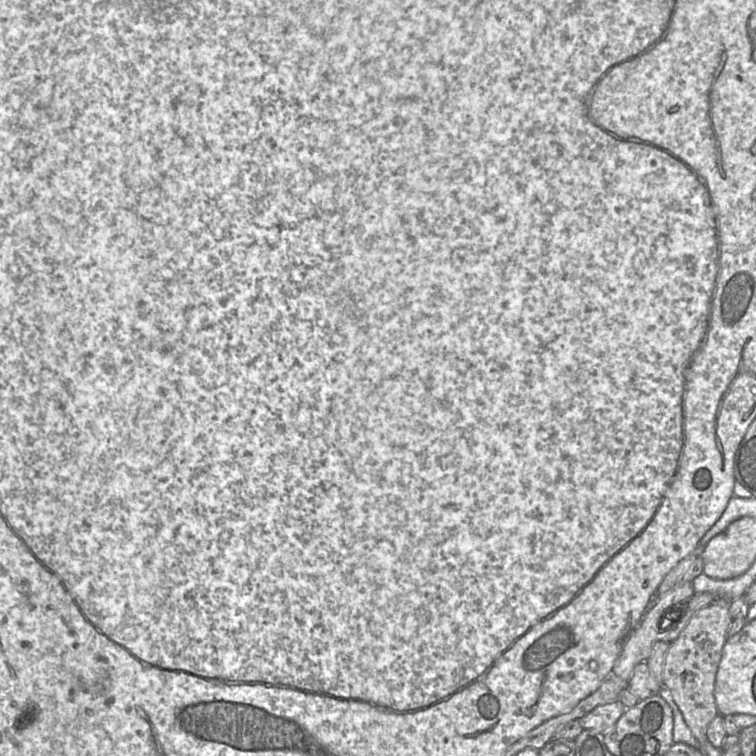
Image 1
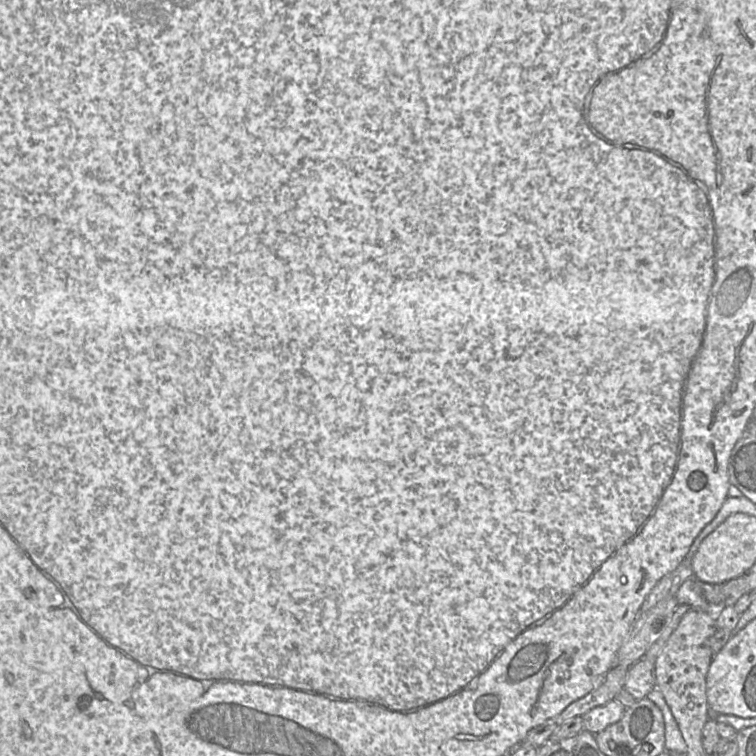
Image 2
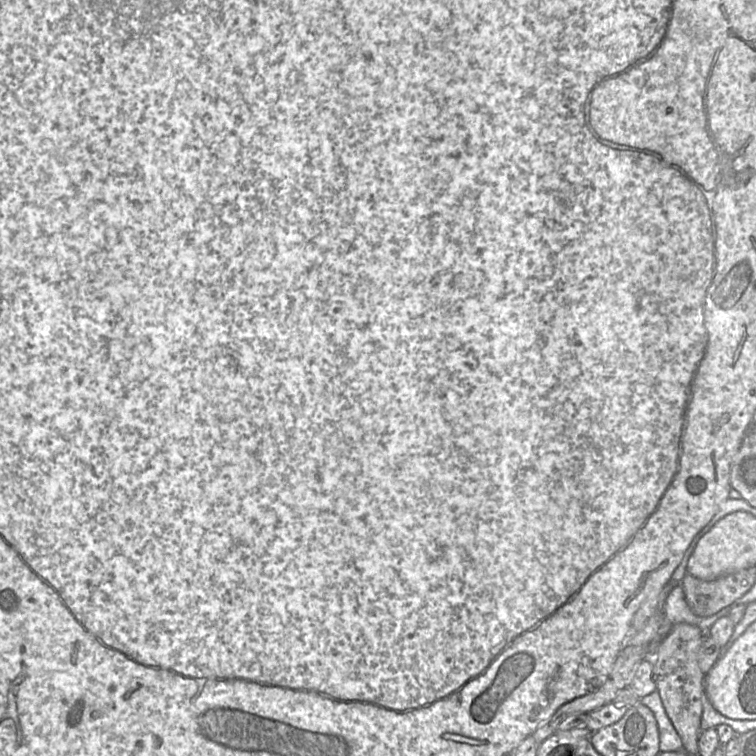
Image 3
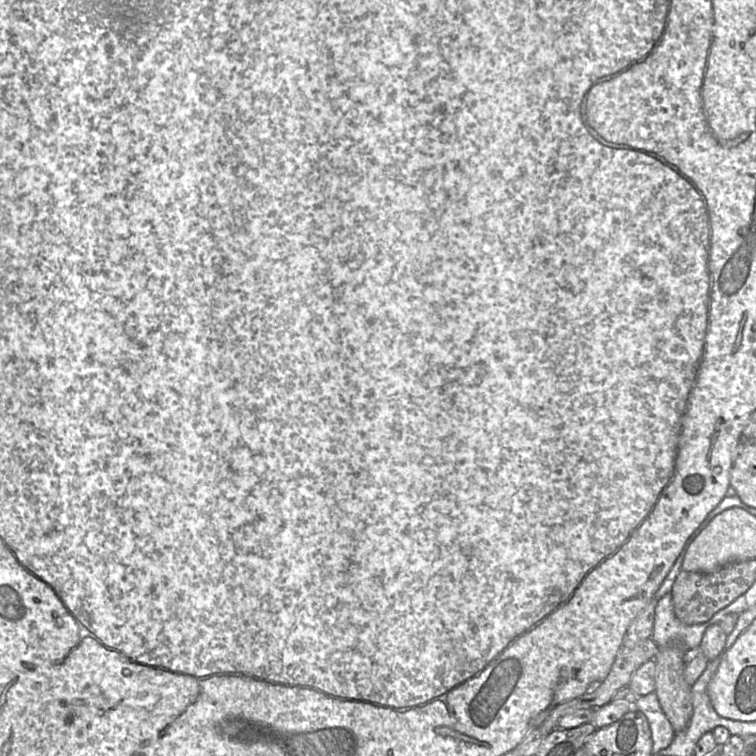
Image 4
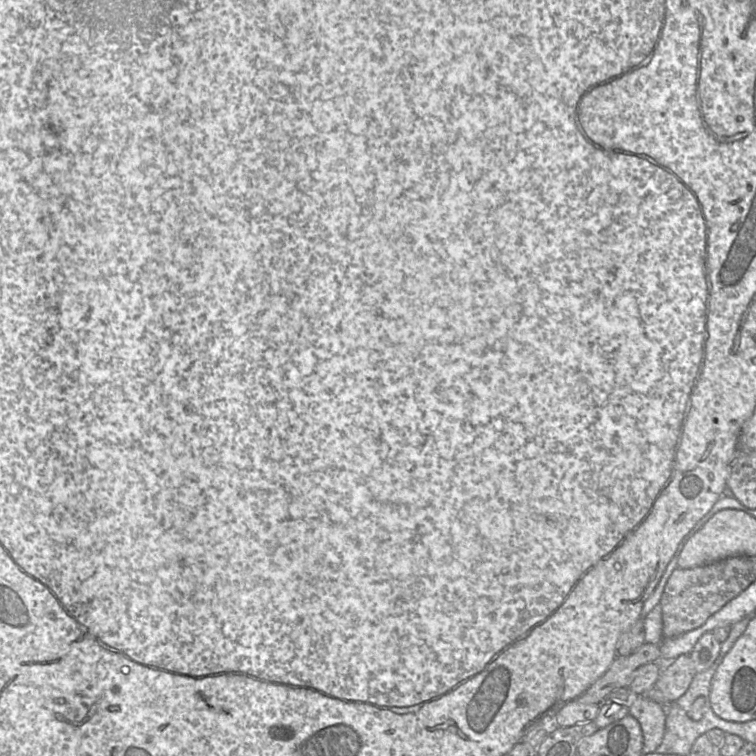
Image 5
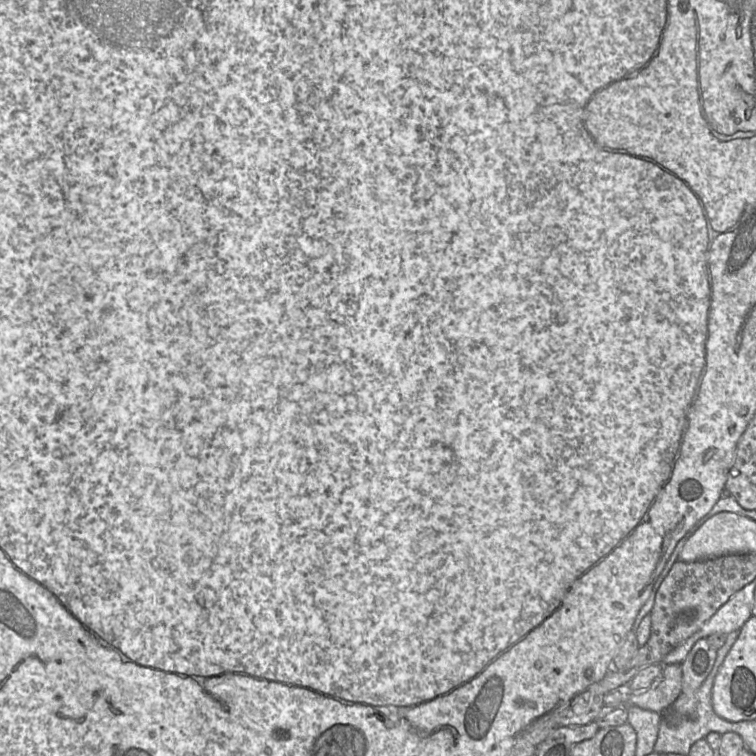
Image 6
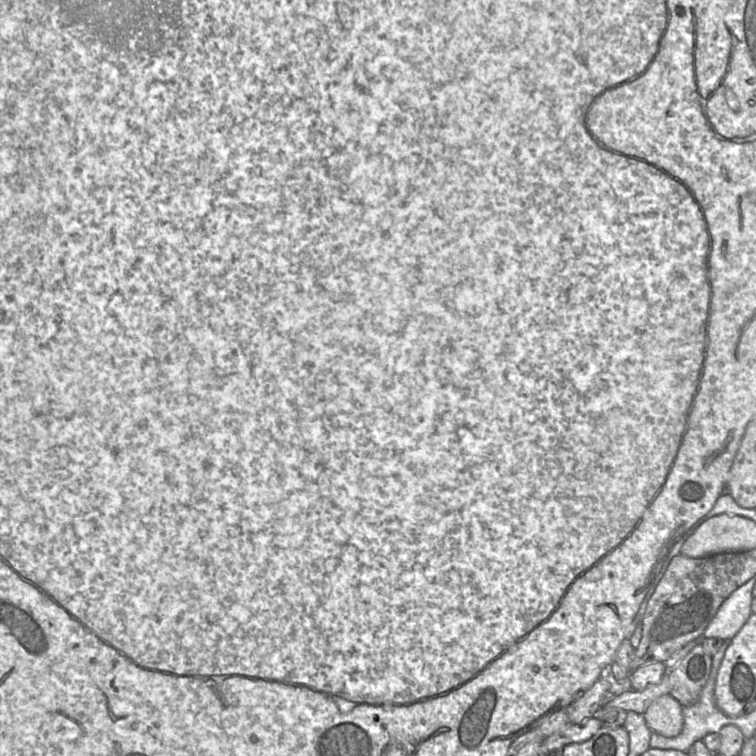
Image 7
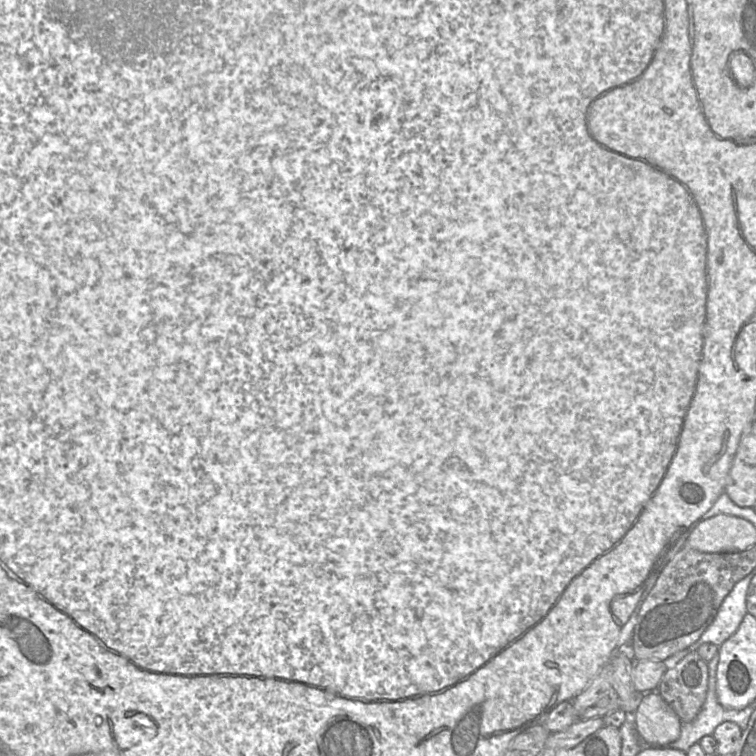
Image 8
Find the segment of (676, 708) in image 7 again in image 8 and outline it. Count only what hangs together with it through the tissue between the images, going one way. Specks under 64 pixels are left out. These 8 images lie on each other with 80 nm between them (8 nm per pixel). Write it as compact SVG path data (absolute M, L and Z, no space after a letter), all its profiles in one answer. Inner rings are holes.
M657 692L642 693L634 718L638 738L644 745L664 747L678 740L682 723Z

